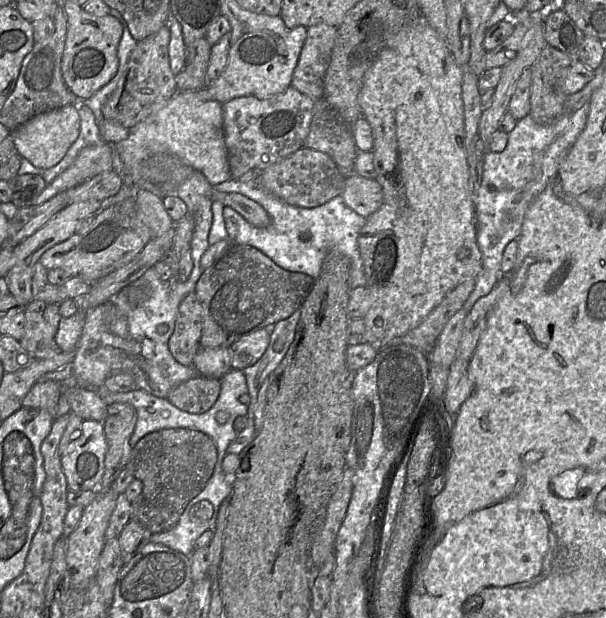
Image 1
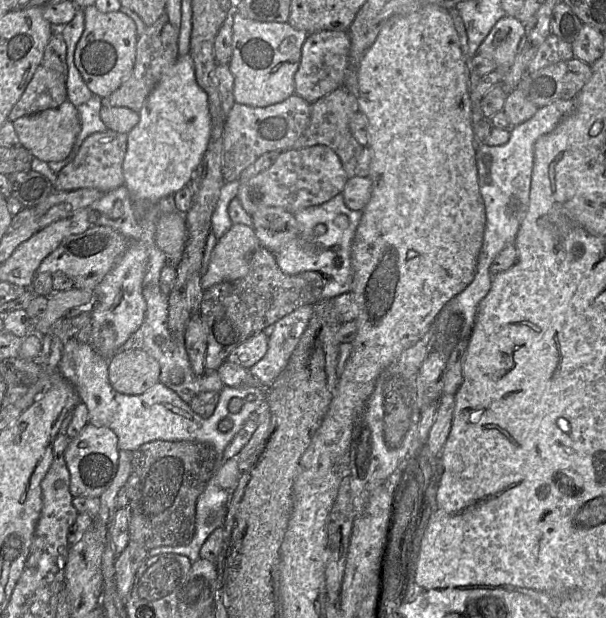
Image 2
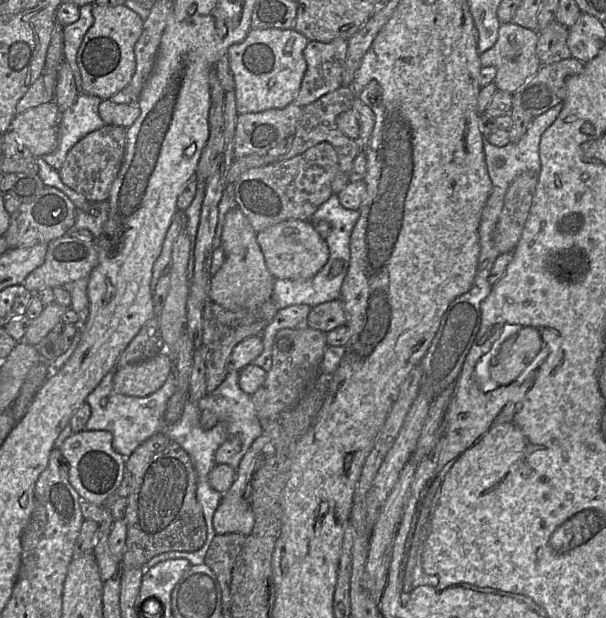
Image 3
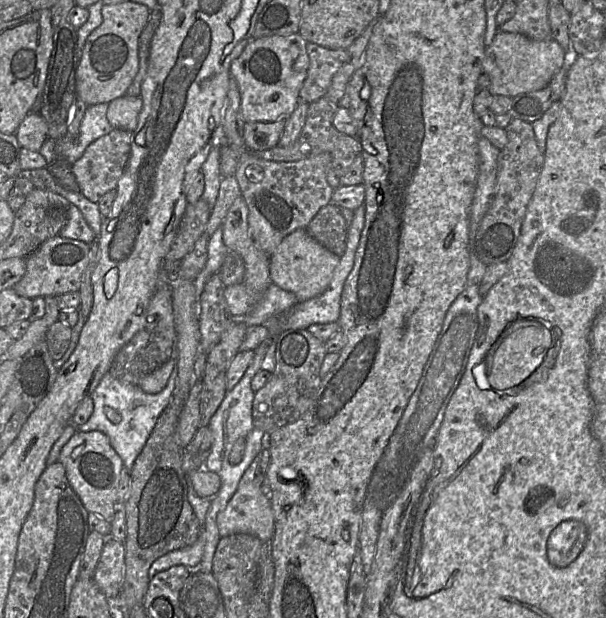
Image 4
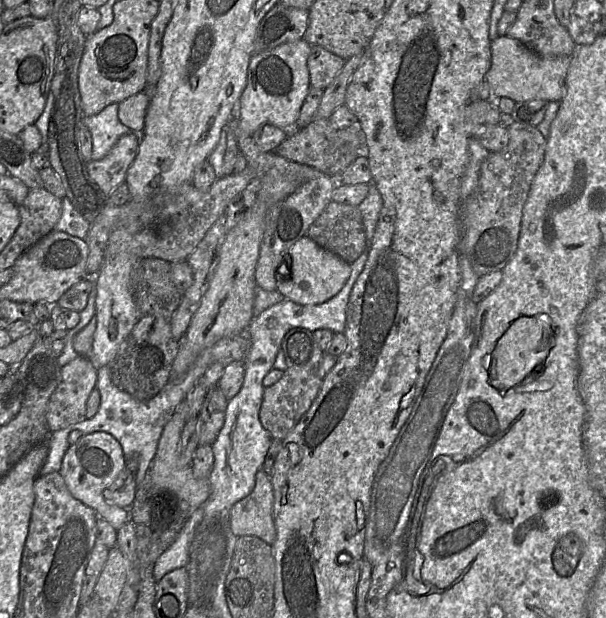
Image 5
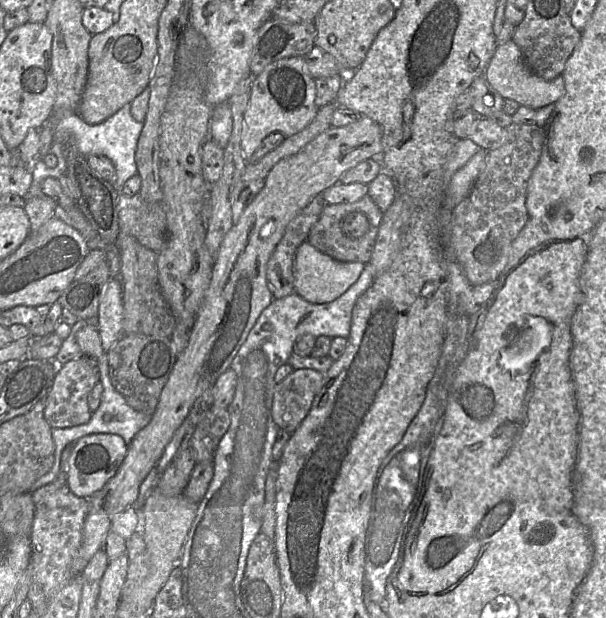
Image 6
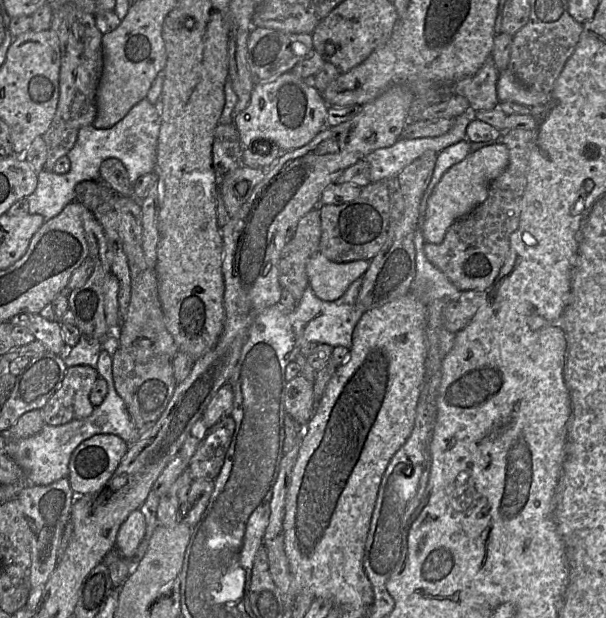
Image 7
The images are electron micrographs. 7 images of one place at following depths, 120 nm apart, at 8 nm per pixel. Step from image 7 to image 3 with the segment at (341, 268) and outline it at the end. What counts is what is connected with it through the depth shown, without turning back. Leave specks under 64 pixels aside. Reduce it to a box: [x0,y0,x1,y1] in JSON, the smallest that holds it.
[256,219,329,280]

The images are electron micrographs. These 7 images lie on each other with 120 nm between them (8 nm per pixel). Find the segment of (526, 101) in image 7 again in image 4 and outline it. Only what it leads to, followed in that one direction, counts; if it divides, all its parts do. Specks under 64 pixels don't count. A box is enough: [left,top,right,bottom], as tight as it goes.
[483,31,571,97]

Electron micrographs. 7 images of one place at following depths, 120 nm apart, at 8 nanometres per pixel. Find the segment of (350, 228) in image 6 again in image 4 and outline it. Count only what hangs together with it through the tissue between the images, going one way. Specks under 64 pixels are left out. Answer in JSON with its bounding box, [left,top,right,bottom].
[307,203,348,257]

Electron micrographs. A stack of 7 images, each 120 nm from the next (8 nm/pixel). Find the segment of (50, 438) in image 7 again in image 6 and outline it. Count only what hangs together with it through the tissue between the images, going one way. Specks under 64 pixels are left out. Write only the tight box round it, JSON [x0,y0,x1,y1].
[29,352,152,493]

